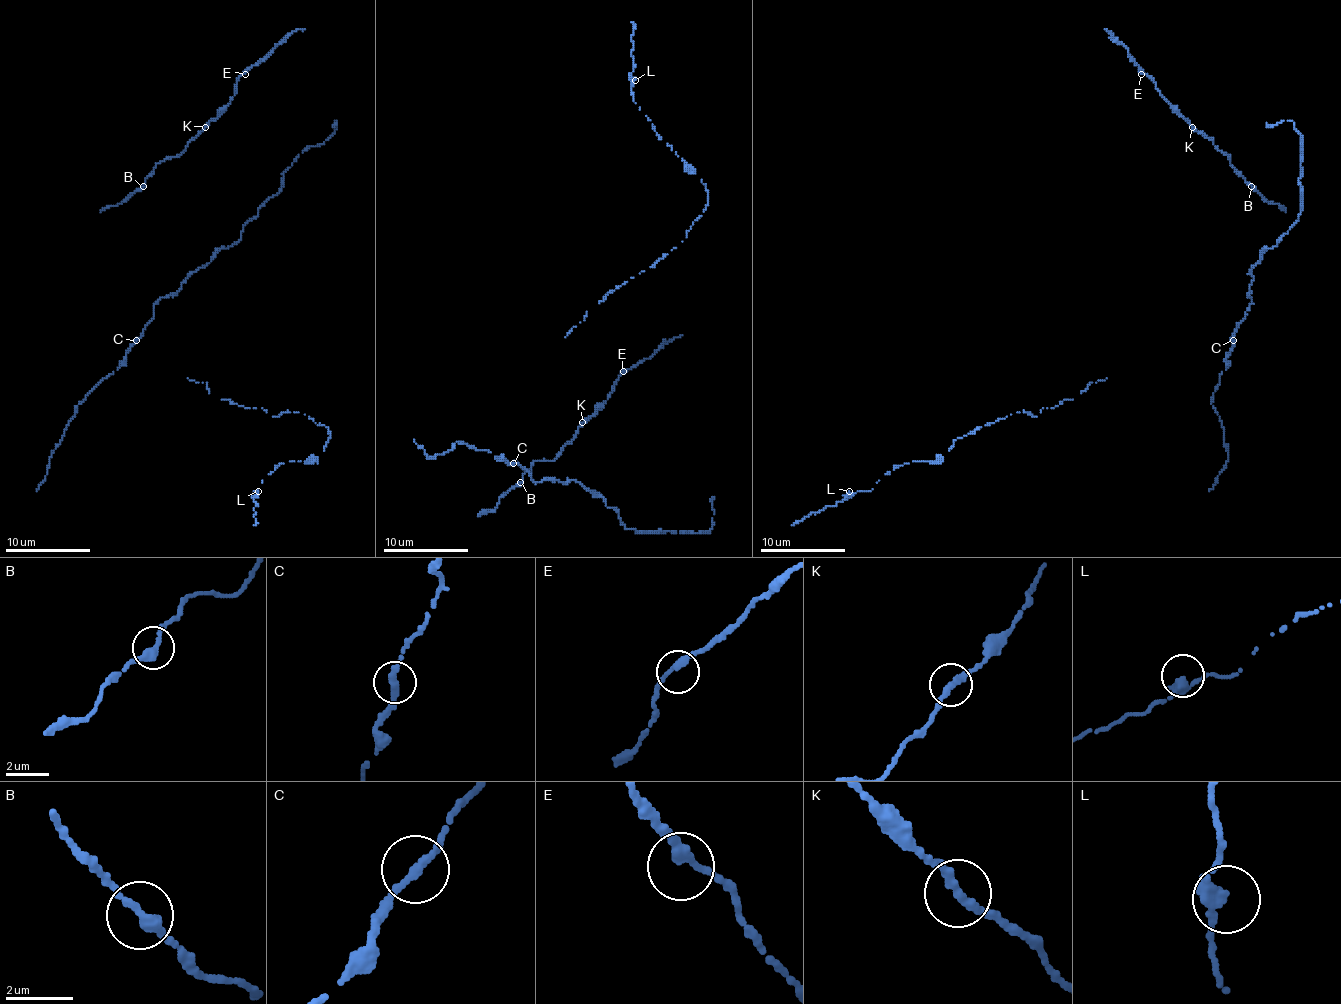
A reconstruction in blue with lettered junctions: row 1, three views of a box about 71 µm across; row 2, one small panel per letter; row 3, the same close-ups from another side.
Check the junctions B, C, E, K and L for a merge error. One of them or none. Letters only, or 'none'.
C

